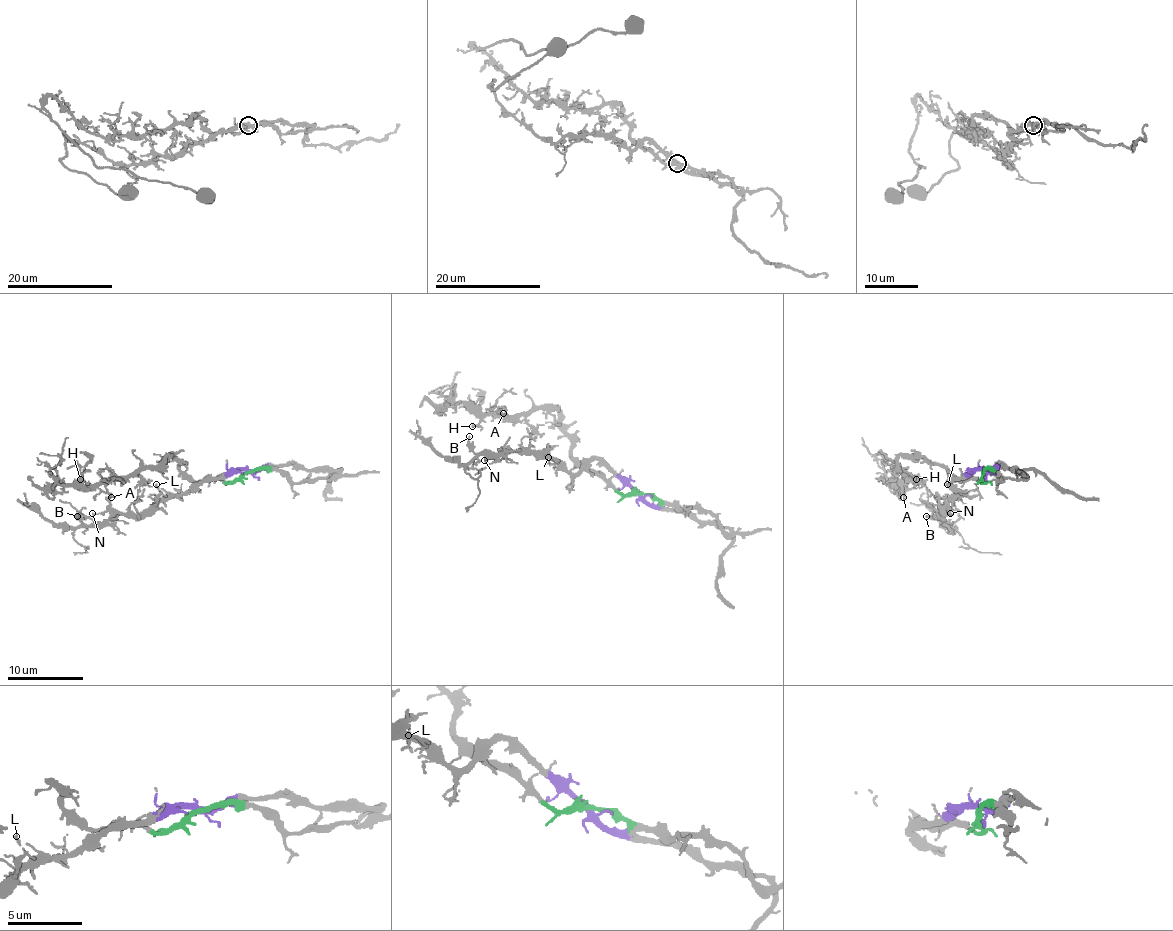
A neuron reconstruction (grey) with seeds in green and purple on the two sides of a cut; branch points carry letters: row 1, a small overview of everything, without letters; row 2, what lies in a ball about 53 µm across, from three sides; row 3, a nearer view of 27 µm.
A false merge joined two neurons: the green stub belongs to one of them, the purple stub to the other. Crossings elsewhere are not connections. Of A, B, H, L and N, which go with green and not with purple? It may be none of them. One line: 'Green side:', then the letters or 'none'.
Green side: A, H

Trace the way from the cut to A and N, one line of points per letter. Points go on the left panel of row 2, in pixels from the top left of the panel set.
A: (246, 471), (227, 482), (192, 480), (167, 456), (156, 465), (112, 476), (105, 484), (111, 497)
N: (246, 471), (227, 471), (197, 482), (184, 493), (167, 493), (135, 514), (92, 512)

